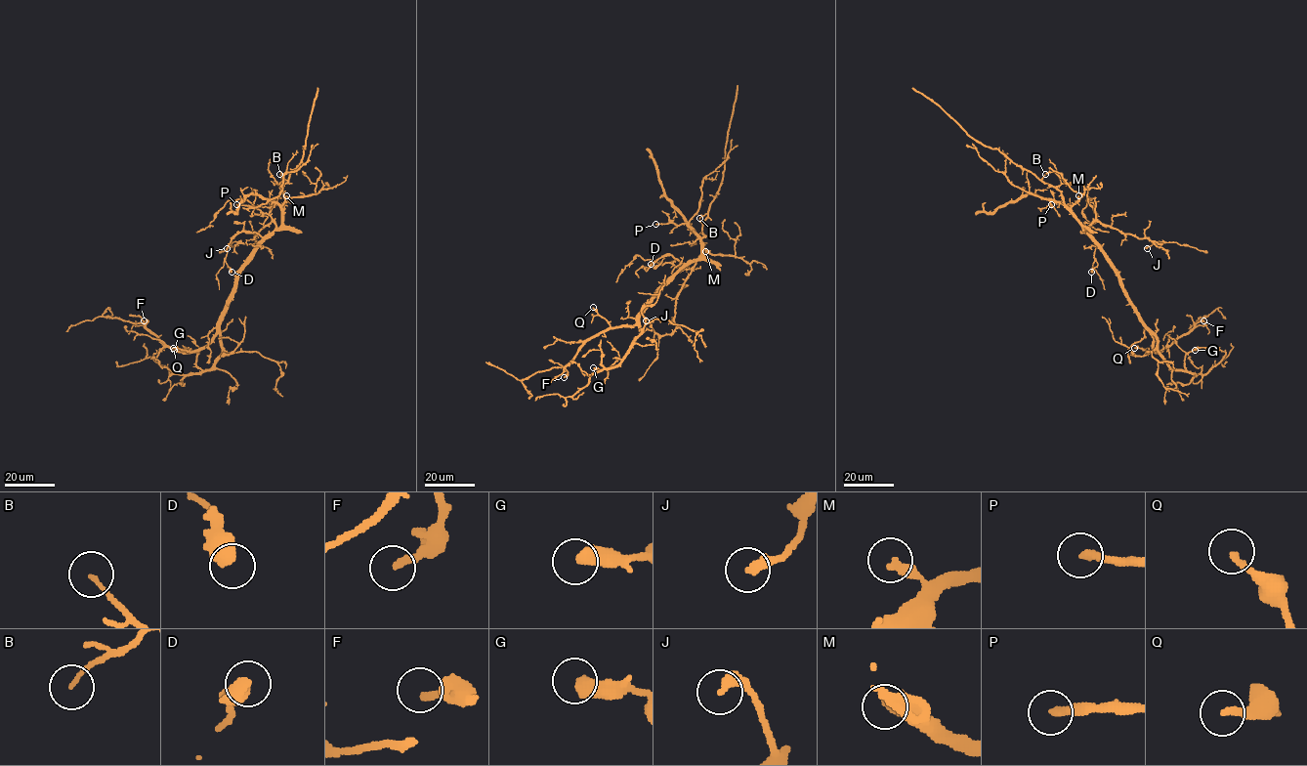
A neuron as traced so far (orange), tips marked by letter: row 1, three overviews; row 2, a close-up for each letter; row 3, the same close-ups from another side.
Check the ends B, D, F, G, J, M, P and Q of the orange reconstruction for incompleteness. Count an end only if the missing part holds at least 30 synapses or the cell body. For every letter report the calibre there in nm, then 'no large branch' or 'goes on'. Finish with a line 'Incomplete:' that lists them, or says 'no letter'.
B: 110 nm | no large branch
D: 600 nm | no large branch
F: 240 nm | goes on
G: 500 nm | no large branch
J: 360 nm | no large branch
M: 360 nm | no large branch
P: 240 nm | goes on
Q: 200 nm | goes on
Incomplete: F, P, Q

